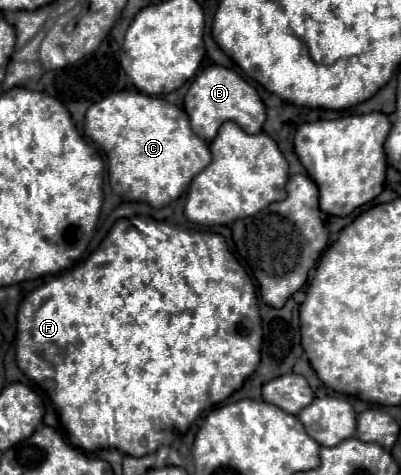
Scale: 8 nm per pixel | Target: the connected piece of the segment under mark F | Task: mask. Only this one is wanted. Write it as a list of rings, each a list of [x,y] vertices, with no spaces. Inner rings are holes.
[[[141,217],[141,231],[129,219],[119,219],[109,231],[109,235],[101,241],[99,249],[87,261],[83,261],[85,263],[83,267],[77,265],[75,269],[63,271],[59,277],[54,277],[53,281],[35,289],[21,301],[19,311],[17,311],[17,365],[31,381],[35,381],[49,395],[53,407],[59,413],[63,427],[67,429],[69,441],[75,447],[81,447],[85,451],[99,451],[99,449],[115,447],[127,455],[143,457],[147,453],[153,453],[161,443],[173,443],[175,437],[185,435],[189,423],[197,417],[201,409],[205,411],[225,401],[233,391],[237,391],[243,385],[243,381],[257,369],[257,363],[259,363],[261,319],[259,319],[255,285],[251,277],[239,265],[238,260],[227,249],[225,239],[217,233],[190,231],[167,222],[159,223],[150,217]],[[91,263],[105,265],[105,267],[95,267],[95,271],[89,271]],[[167,417],[175,423],[175,429],[157,431],[155,425],[161,421],[167,421]]]

